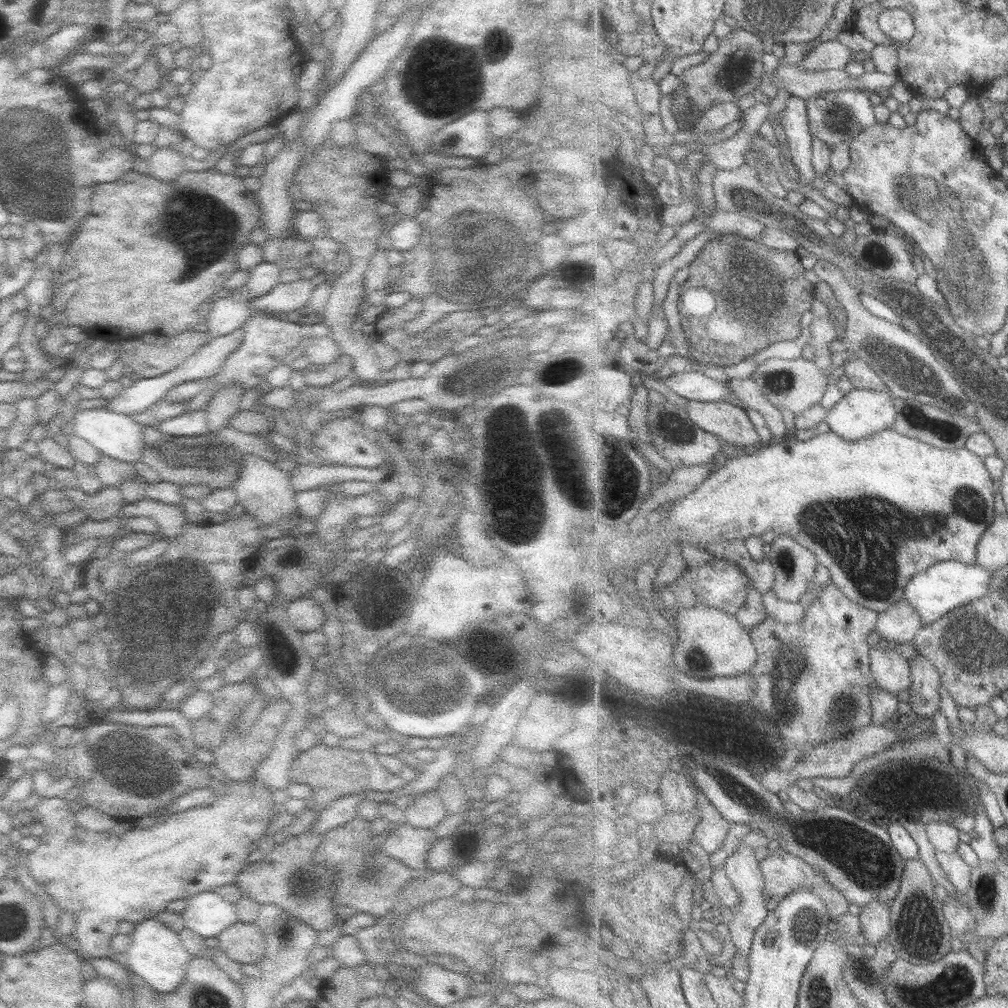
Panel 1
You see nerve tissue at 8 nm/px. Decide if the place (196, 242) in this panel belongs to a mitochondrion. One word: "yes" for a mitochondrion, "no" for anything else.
yes

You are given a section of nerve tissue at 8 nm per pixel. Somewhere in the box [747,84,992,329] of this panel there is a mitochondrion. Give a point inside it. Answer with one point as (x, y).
(966, 284)

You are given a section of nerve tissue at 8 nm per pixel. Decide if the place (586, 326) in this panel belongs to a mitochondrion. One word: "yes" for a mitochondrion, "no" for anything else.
no

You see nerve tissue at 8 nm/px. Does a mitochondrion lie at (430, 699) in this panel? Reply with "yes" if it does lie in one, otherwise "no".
yes

